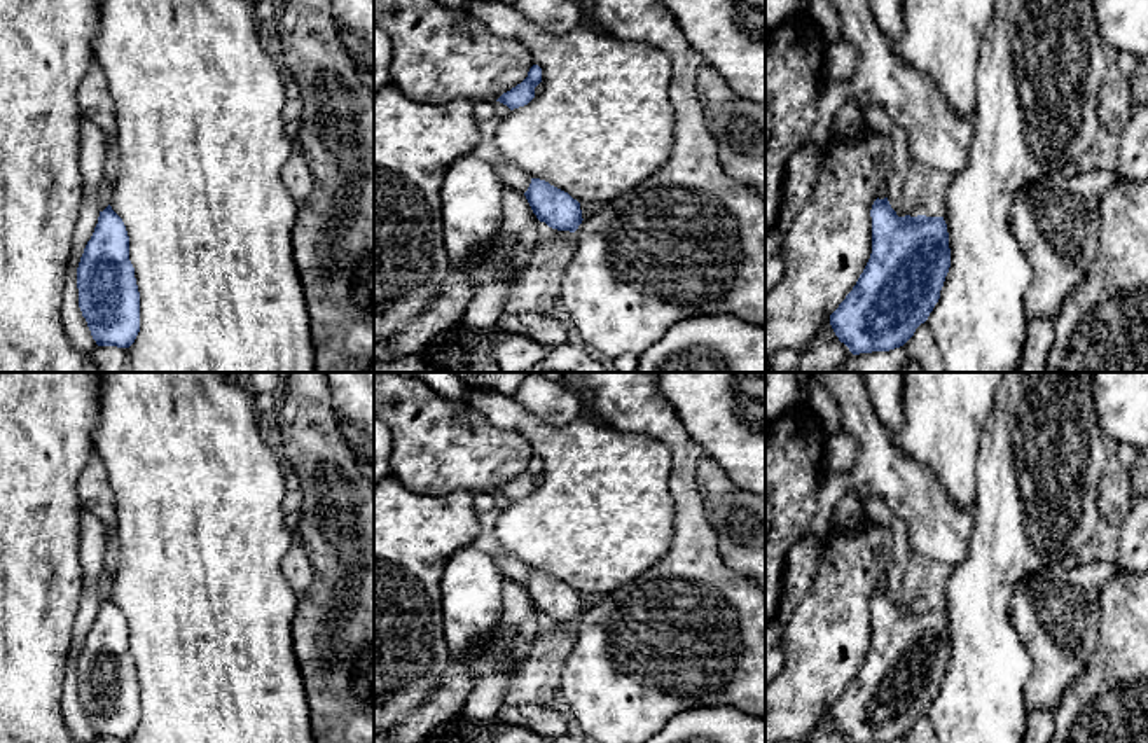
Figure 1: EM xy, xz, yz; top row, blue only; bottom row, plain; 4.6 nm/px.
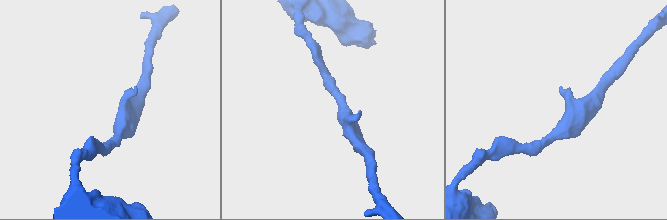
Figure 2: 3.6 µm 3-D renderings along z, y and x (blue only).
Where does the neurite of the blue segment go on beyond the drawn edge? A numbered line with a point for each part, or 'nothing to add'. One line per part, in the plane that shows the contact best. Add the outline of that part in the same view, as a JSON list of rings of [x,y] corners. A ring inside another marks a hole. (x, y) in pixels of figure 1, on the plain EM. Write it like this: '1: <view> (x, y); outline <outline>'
nothing to add

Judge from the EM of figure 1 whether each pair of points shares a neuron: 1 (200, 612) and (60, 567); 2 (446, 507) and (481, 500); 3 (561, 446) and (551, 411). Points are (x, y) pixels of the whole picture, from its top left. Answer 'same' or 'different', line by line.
1: different
2: different
3: different

